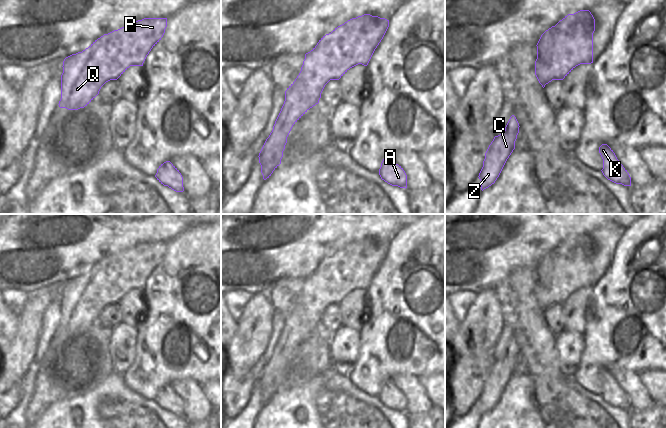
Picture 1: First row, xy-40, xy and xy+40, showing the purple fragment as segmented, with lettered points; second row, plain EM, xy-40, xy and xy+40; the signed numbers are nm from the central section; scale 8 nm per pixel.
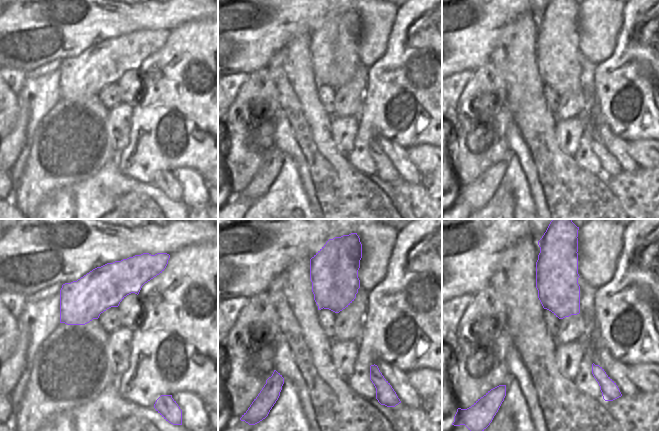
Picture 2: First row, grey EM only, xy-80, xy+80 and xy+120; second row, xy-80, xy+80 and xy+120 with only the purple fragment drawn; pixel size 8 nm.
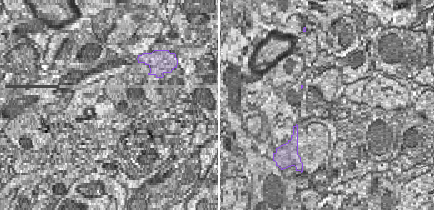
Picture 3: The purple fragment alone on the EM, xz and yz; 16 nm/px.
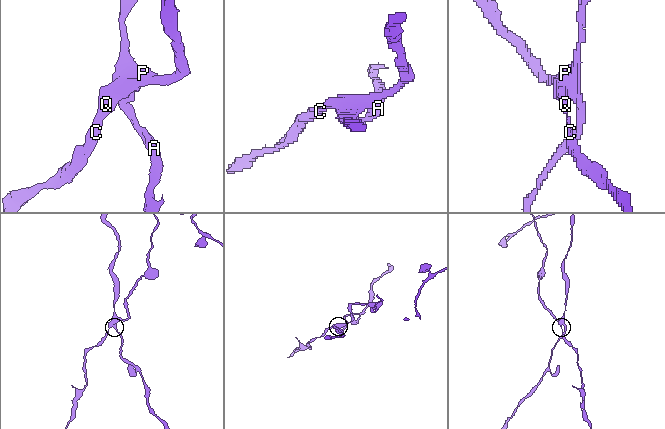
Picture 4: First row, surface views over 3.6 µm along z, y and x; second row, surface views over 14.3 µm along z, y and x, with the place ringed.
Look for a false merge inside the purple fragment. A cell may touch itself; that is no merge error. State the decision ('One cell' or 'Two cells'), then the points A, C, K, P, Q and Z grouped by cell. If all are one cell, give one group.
Two cells. Groups: A K / C P Q Z

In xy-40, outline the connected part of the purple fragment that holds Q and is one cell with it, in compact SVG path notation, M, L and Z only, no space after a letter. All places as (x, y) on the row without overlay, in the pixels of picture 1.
M144 242L104 258L82 276L66 281L59 331L84 332L106 306L117 304L130 290L143 290L166 251L167 242Z

